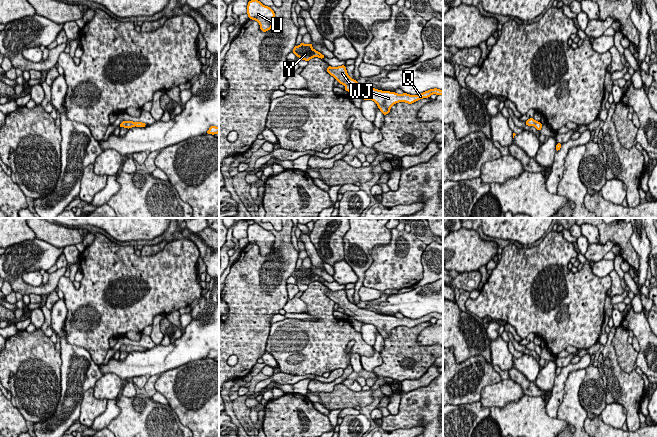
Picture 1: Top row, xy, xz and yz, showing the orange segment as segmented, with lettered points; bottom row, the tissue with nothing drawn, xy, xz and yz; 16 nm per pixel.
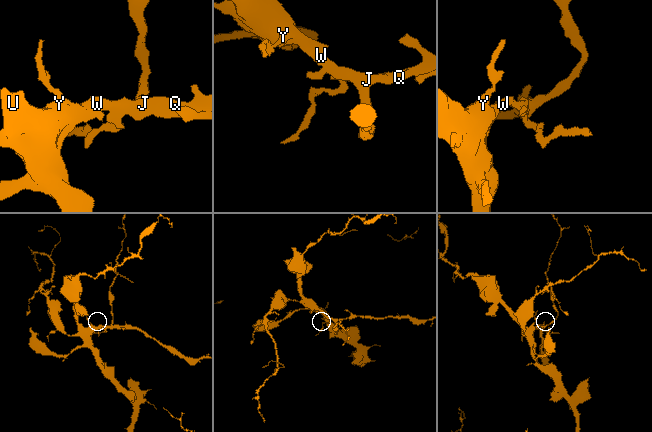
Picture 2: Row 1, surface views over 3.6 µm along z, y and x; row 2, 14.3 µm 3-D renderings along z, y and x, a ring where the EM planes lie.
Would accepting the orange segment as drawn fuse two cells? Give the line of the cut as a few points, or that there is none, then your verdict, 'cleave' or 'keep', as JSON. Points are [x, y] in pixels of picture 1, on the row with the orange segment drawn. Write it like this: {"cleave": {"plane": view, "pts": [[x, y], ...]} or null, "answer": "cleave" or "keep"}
{"cleave": null, "answer": "keep"}

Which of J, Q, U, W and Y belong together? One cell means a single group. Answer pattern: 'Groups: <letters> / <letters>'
Groups: J Q U W Y

